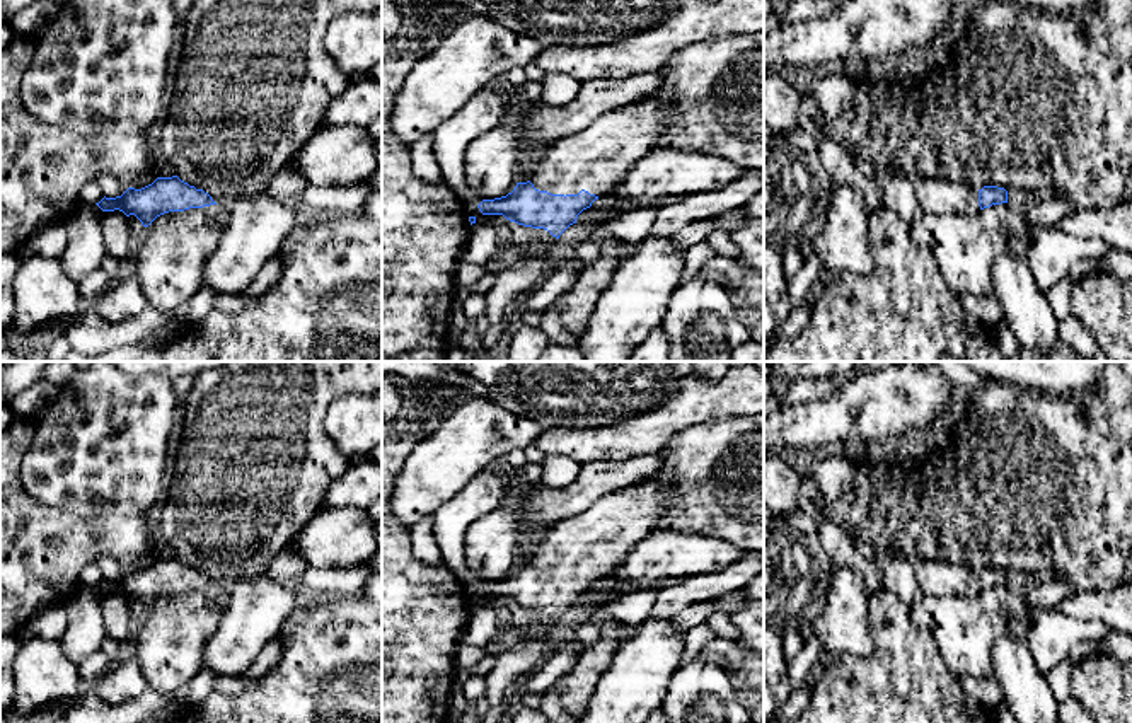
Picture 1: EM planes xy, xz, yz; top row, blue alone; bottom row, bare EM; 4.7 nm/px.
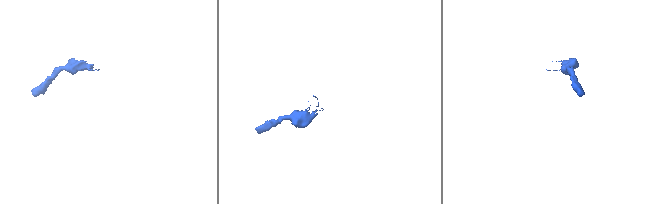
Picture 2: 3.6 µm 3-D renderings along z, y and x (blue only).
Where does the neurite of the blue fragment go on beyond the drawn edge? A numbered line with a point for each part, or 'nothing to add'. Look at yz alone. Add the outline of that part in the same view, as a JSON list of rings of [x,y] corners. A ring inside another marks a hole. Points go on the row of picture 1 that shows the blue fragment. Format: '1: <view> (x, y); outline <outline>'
1: yz (936, 196); outline [[[914,179],[914,191],[924,215],[975,213],[979,206],[979,189],[967,182],[950,182],[944,179]]]

